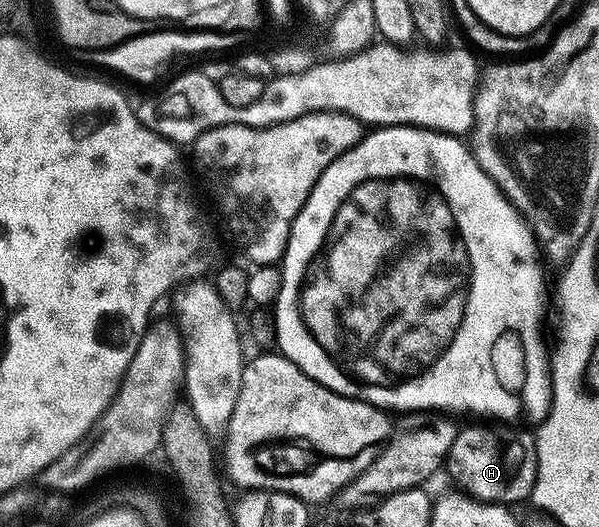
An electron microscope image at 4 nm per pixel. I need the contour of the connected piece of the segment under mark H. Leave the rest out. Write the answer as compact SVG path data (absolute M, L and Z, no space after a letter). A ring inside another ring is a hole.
M481 424L485 426L464 426L458 429L455 440L449 449L447 471L457 482L462 482L464 489L476 501L494 504L514 504L530 497L537 479L537 439L532 433L520 434L517 430L509 430L505 424Z

